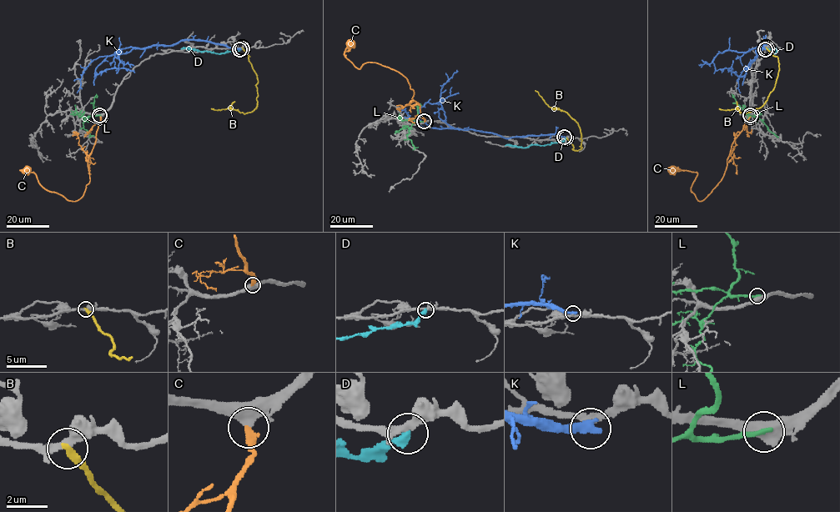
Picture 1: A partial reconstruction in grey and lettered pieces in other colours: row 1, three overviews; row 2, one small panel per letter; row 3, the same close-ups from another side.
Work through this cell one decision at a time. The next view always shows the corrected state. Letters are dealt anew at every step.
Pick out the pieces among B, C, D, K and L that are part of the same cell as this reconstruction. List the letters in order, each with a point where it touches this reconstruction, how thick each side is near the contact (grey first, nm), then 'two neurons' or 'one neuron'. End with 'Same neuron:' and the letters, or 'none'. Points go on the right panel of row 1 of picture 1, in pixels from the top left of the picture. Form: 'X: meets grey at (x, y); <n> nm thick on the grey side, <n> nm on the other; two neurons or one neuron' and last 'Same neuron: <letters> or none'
B: meets grey at (766, 47); 280 nm thick on the grey side, 320 nm on the other; two neurons
C: meets grey at (750, 117); 480 nm thick on the grey side, 320 nm on the other; one neuron
D: meets grey at (767, 48); 220 nm thick on the grey side, 400 nm on the other; two neurons
K: meets grey at (765, 49); 240 nm thick on the grey side, 400 nm on the other; two neurons
L: meets grey at (750, 115); 550 nm thick on the grey side, 240 nm on the other; two neurons
Same neuron: C

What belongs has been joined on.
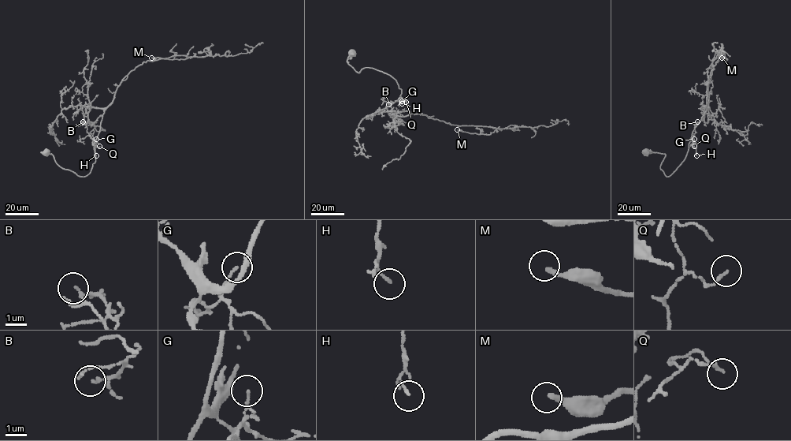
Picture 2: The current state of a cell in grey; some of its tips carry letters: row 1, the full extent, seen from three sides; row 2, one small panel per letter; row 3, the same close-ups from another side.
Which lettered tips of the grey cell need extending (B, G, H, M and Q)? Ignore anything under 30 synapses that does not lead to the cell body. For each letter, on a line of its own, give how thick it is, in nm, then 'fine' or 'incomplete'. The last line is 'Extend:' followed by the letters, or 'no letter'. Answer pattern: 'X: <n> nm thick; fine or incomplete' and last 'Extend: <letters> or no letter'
B: 90 nm thick; fine
G: 60 nm thick; fine
H: 80 nm thick; fine
M: 240 nm thick; incomplete
Q: 110 nm thick; fine
Extend: M

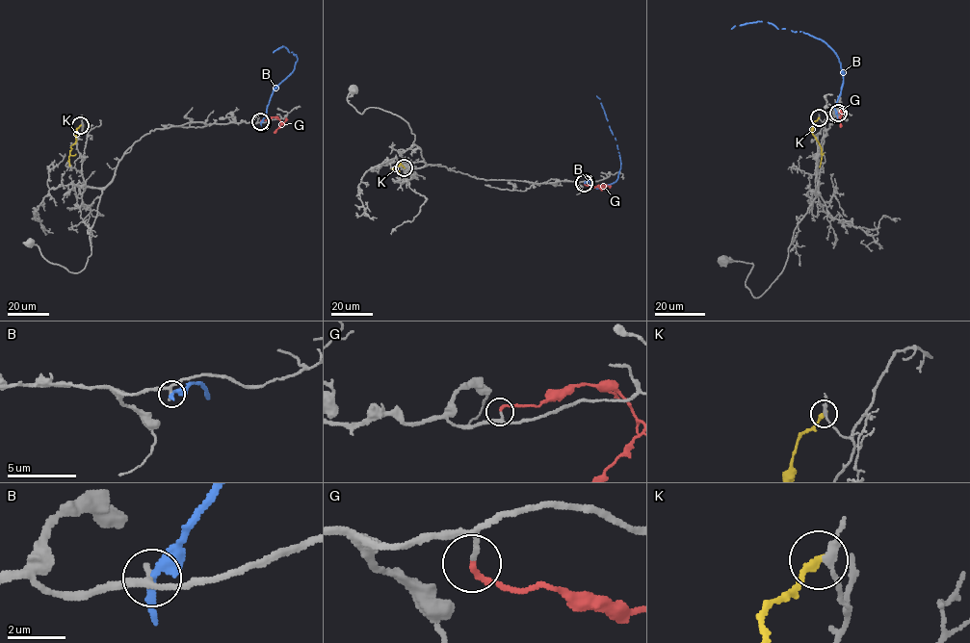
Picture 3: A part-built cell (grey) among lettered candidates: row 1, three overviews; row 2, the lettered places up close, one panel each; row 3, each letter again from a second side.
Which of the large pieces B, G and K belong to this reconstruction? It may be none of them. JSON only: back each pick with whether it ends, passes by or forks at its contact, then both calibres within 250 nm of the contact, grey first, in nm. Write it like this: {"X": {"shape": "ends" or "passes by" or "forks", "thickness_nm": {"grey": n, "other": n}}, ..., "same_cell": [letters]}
{"G": {"shape": "ends", "thickness_nm": {"grey": 160, "other": 190}}, "same_cell": ["G"]}

